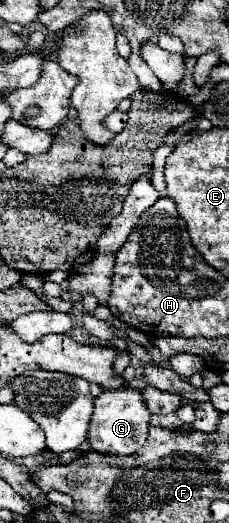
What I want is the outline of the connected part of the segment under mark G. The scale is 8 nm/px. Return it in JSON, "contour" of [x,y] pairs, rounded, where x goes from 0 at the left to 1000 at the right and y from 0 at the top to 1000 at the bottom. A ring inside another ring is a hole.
{"contour":[[[537,740],[511,748],[450,748],[415,763],[415,786],[389,809],[380,839],[397,847],[397,859],[450,870],[581,870],[642,843],[651,801],[659,801],[659,790],[624,771],[616,748],[563,744],[563,740]]]}

